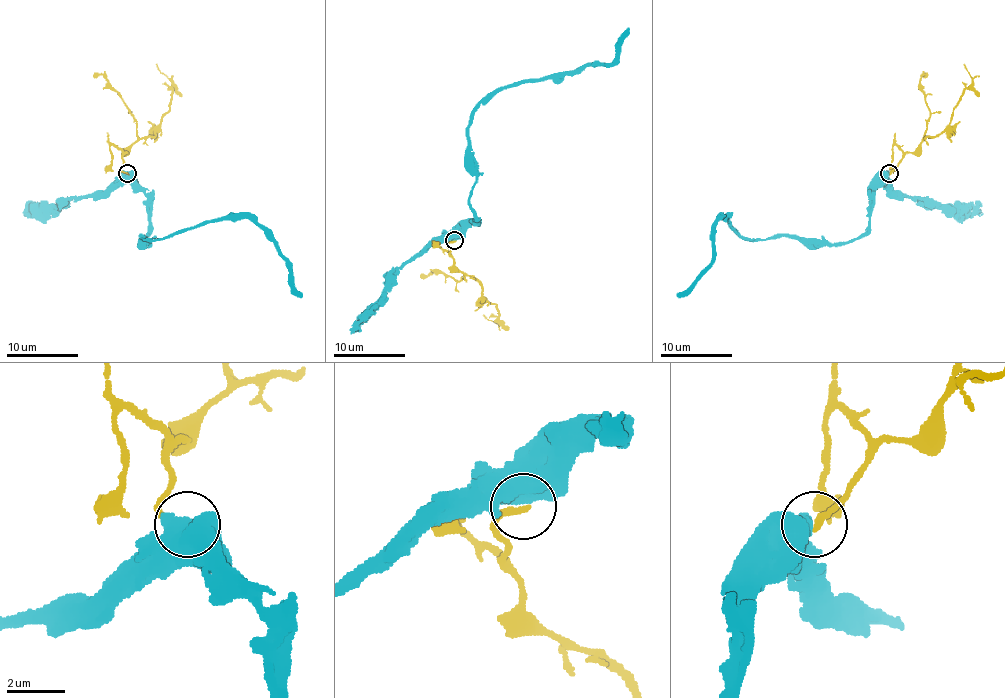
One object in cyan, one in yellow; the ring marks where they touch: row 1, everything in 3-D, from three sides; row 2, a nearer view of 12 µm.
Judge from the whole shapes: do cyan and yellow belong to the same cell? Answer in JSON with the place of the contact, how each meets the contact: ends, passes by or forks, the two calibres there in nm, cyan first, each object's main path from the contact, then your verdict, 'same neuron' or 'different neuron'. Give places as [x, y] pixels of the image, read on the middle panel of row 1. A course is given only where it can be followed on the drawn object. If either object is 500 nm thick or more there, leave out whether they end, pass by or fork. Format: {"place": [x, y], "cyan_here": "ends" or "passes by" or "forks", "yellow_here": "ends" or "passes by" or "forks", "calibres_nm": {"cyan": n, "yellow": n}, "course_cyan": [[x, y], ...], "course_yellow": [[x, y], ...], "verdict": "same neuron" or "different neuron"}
{"place": [454, 240], "calibres_nm": {"cyan": 900, "yellow": 240}, "course_cyan": [[454, 240], [475, 220], [472, 111], [504, 88], [609, 65], [629, 27]], "course_yellow": [[454, 240], [448, 247], [454, 265], [472, 276], [488, 301], [497, 306], [498, 322], [482, 315]], "verdict": "different neuron"}

